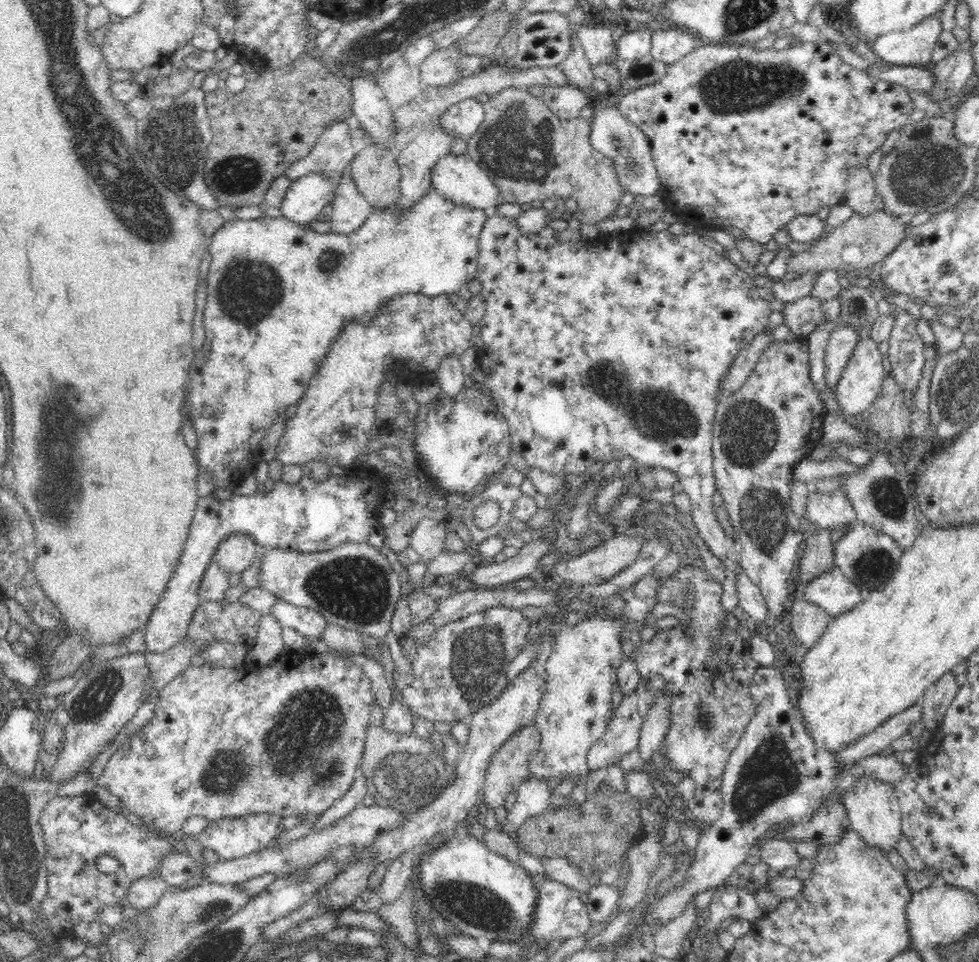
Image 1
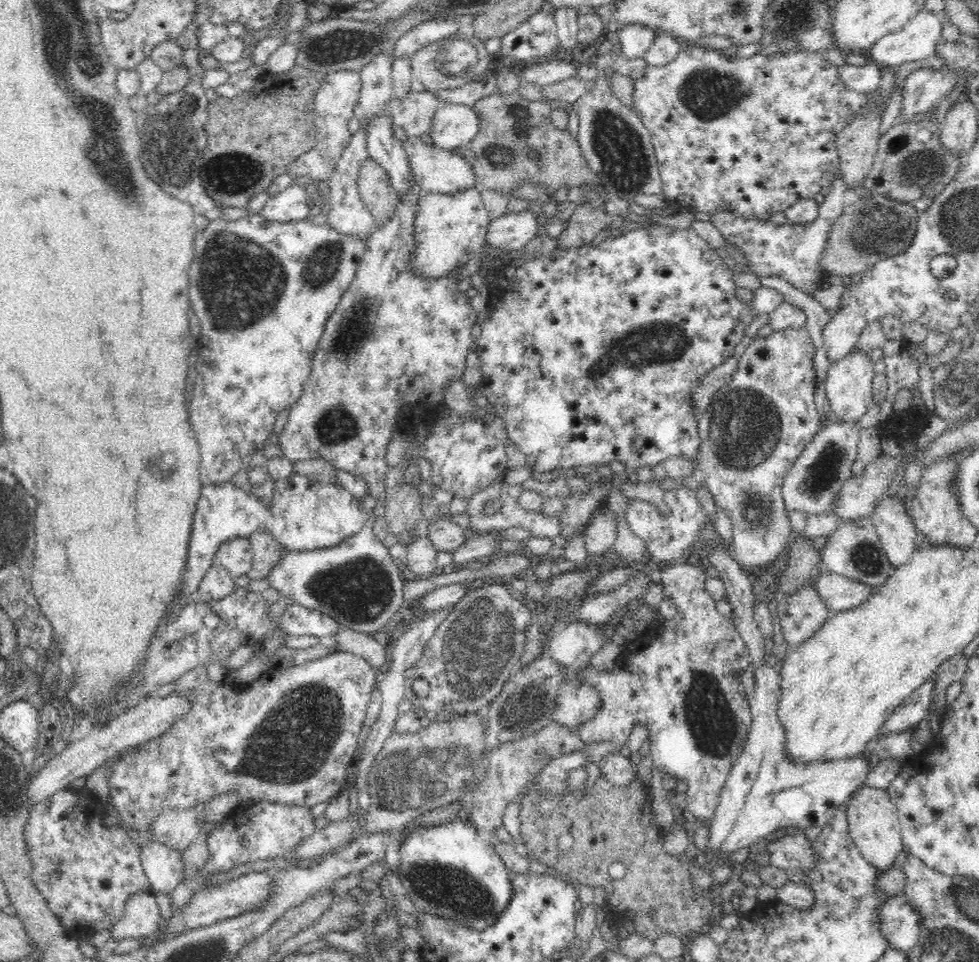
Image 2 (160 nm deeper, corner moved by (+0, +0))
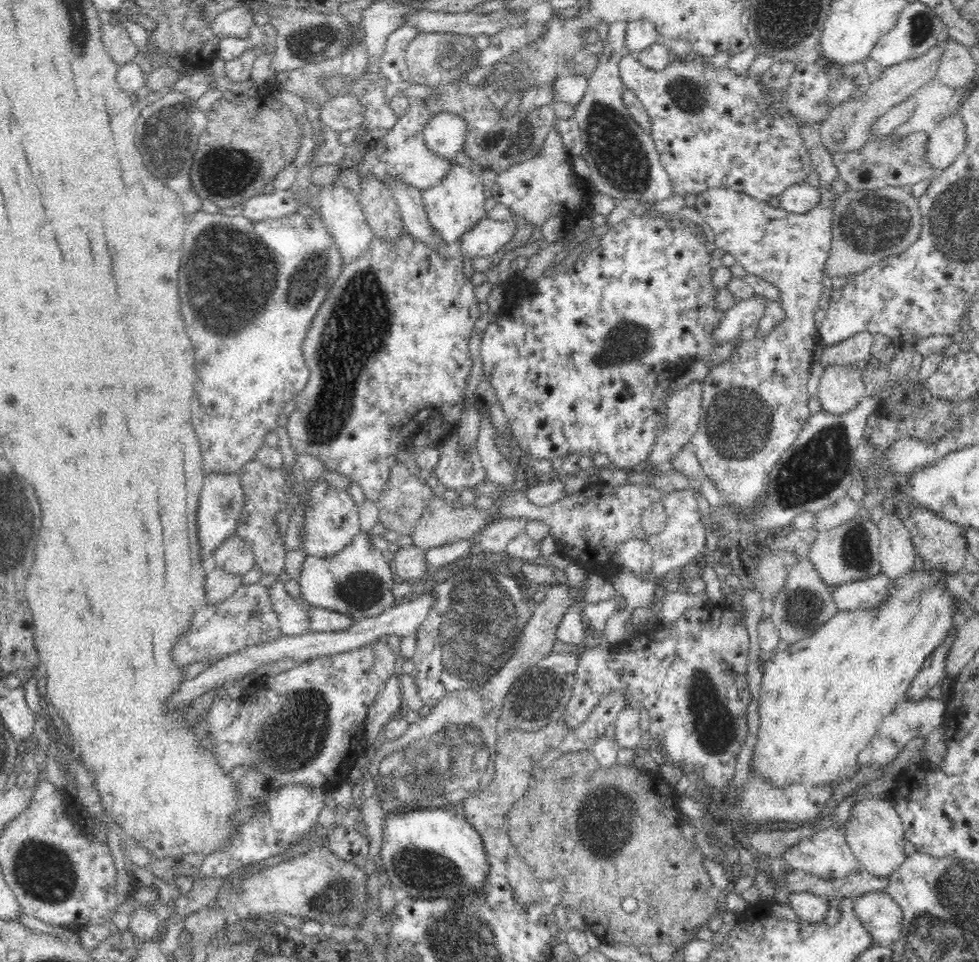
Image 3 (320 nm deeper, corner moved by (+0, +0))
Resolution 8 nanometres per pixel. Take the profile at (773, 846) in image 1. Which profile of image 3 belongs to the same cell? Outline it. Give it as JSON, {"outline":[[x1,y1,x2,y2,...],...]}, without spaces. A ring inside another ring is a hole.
{"outline":[[834,825,827,829,818,830,810,838,804,838,798,844,790,846,788,852,784,852,781,858,786,862,789,870,803,870,823,879,842,878,862,869,847,843,845,828,836,829]]}

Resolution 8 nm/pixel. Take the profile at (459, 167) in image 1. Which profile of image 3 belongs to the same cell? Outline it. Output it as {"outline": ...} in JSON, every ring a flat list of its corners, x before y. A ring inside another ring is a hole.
{"outline":[[420,102,419,106,412,106,403,118,398,119,396,125,379,142,379,146,372,150,372,144,367,144,367,152,364,161,358,164,357,175,362,181,368,176,375,176,380,182,395,178,410,186,415,186,422,191,439,185,445,174,451,171,454,160,446,160,436,156,424,143,424,128,433,116,429,113,428,105]]}

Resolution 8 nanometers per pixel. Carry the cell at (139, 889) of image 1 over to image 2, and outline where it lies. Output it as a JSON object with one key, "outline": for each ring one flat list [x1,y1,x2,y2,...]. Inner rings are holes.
{"outline":[[150,889,128,898,122,918,111,929,112,938,141,940,152,936,160,926,160,907]]}

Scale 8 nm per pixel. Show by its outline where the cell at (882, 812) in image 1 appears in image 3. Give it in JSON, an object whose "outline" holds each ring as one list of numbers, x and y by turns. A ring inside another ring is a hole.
{"outline":[[873,797,856,802,852,807,845,835,861,868,866,869,872,876,889,877,900,868,907,857,904,853,906,840,903,823,890,799]]}

